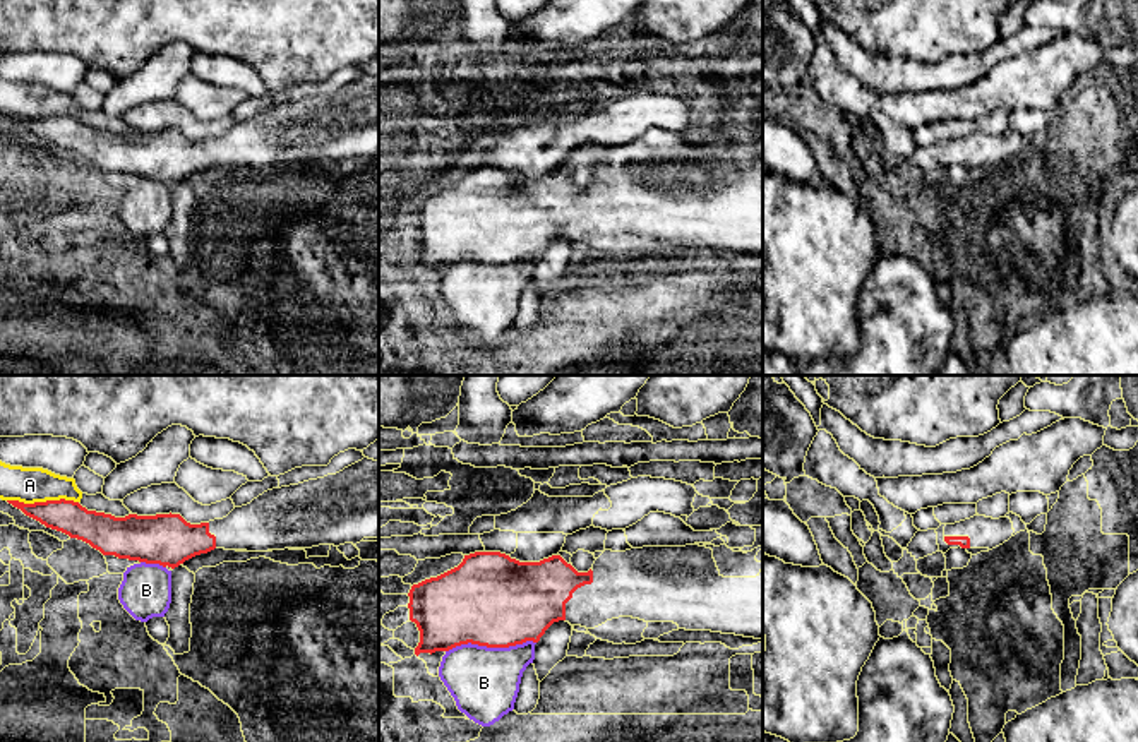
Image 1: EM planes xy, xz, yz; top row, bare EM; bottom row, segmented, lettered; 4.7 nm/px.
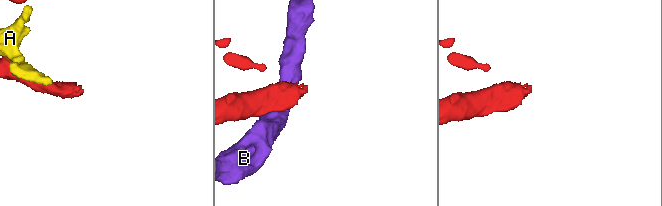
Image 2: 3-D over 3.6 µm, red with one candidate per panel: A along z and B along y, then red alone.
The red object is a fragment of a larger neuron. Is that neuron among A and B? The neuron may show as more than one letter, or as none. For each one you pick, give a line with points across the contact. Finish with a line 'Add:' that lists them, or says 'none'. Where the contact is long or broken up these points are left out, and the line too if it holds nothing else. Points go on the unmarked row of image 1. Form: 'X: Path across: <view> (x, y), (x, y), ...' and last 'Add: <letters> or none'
Add: none

